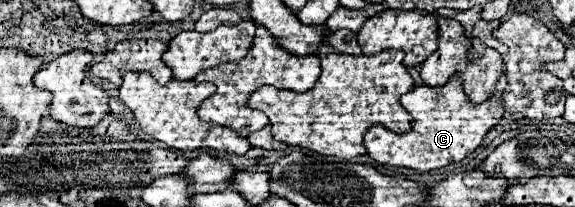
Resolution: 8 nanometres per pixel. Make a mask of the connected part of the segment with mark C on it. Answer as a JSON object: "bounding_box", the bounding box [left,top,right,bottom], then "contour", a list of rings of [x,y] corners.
{"bounding_box":[364,76,504,172],"contour":[[[452,76],[450,82],[440,88],[416,86],[412,92],[402,96],[402,106],[414,118],[412,132],[394,134],[378,124],[366,132],[364,144],[368,154],[378,164],[406,166],[418,172],[430,172],[436,168],[444,168],[452,162],[464,160],[468,152],[480,148],[488,130],[494,128],[504,114],[504,102],[496,98],[488,98],[482,104],[472,104],[470,98],[464,94],[462,78],[458,76]]]}

